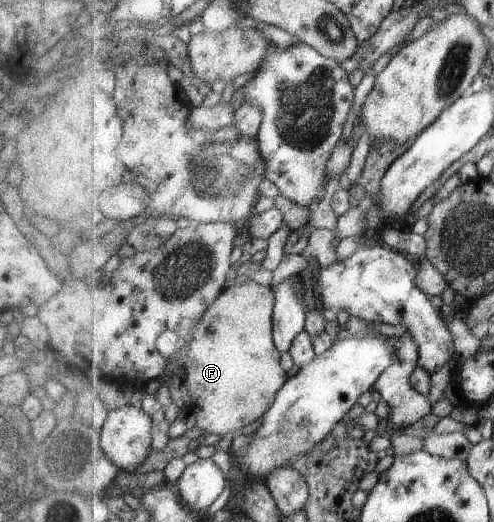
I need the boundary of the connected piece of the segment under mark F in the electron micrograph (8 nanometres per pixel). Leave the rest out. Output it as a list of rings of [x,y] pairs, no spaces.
[[[253,281],[228,286],[222,295],[209,308],[198,324],[197,338],[194,349],[183,362],[185,385],[191,396],[191,409],[196,418],[197,426],[211,434],[224,436],[235,434],[236,430],[250,426],[260,420],[270,410],[277,399],[278,392],[285,387],[289,377],[281,364],[281,350],[273,340],[273,311],[276,305],[272,287],[260,286]]]

